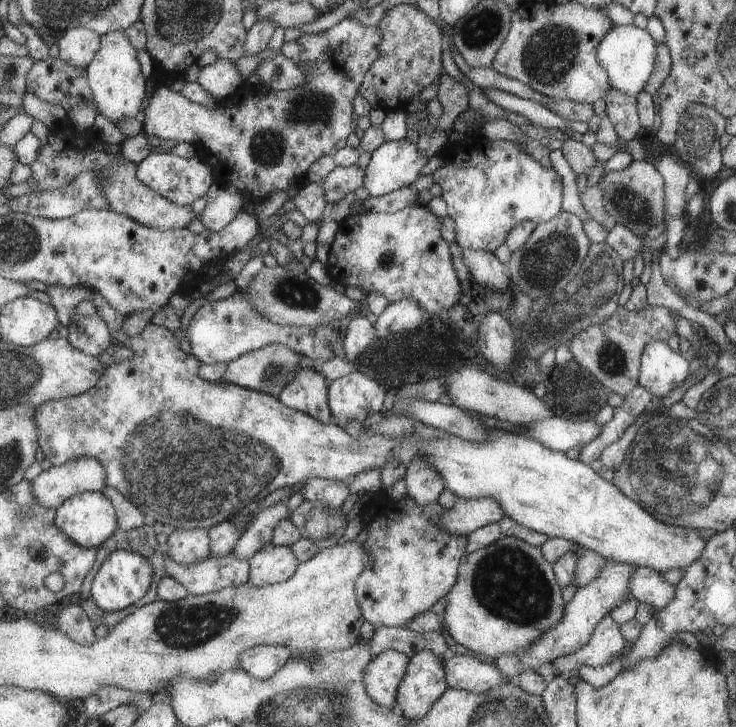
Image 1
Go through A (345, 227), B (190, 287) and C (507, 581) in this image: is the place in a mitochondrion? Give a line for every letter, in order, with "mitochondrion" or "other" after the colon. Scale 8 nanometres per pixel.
A: other
B: other
C: mitochondrion

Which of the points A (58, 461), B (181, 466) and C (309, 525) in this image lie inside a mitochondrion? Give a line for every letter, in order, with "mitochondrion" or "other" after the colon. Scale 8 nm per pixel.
A: other
B: mitochondrion
C: mitochondrion

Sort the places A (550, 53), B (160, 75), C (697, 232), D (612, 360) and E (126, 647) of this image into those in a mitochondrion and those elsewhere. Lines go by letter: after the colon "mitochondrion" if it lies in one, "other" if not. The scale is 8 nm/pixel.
A: mitochondrion
B: other
C: other
D: mitochondrion
E: other

